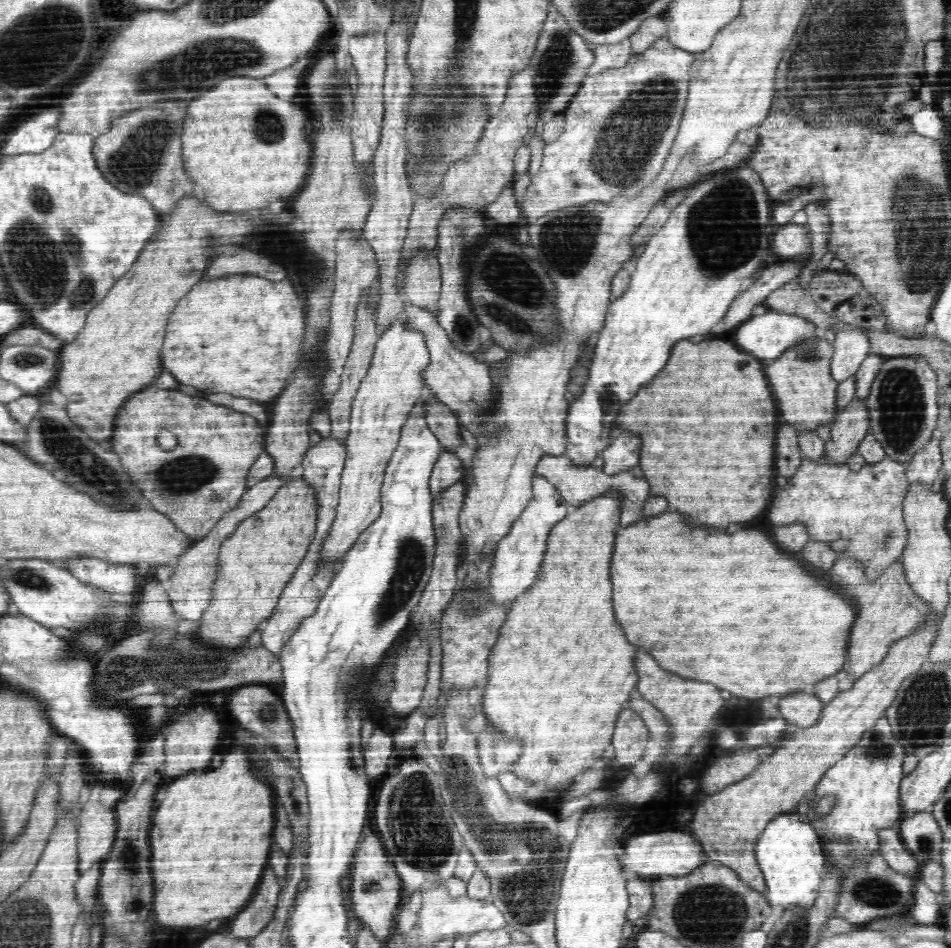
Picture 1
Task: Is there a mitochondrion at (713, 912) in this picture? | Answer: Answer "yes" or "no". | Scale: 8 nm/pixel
yes

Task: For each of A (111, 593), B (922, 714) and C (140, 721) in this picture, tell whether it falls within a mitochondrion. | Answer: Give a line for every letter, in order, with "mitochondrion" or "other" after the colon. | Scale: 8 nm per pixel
A: other
B: mitochondrion
C: other

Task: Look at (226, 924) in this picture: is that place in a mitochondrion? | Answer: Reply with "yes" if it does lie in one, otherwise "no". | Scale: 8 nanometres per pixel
no

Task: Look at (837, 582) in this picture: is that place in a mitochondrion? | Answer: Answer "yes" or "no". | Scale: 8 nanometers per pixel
no

